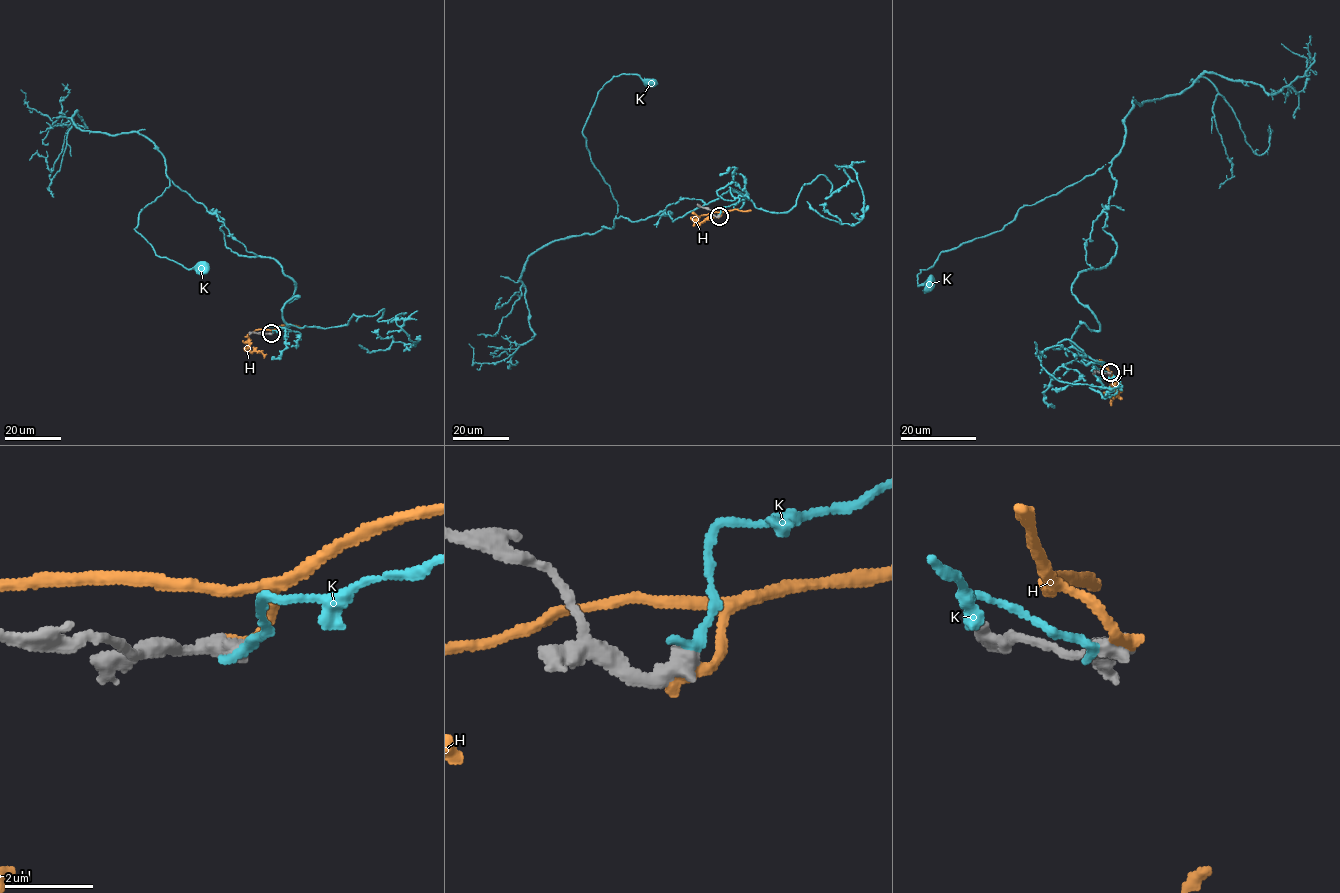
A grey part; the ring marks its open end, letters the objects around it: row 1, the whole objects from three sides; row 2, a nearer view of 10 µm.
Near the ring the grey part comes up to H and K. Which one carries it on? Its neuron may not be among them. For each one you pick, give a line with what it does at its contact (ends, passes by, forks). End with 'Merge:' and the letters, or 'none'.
H: It ends there
Merge: H

